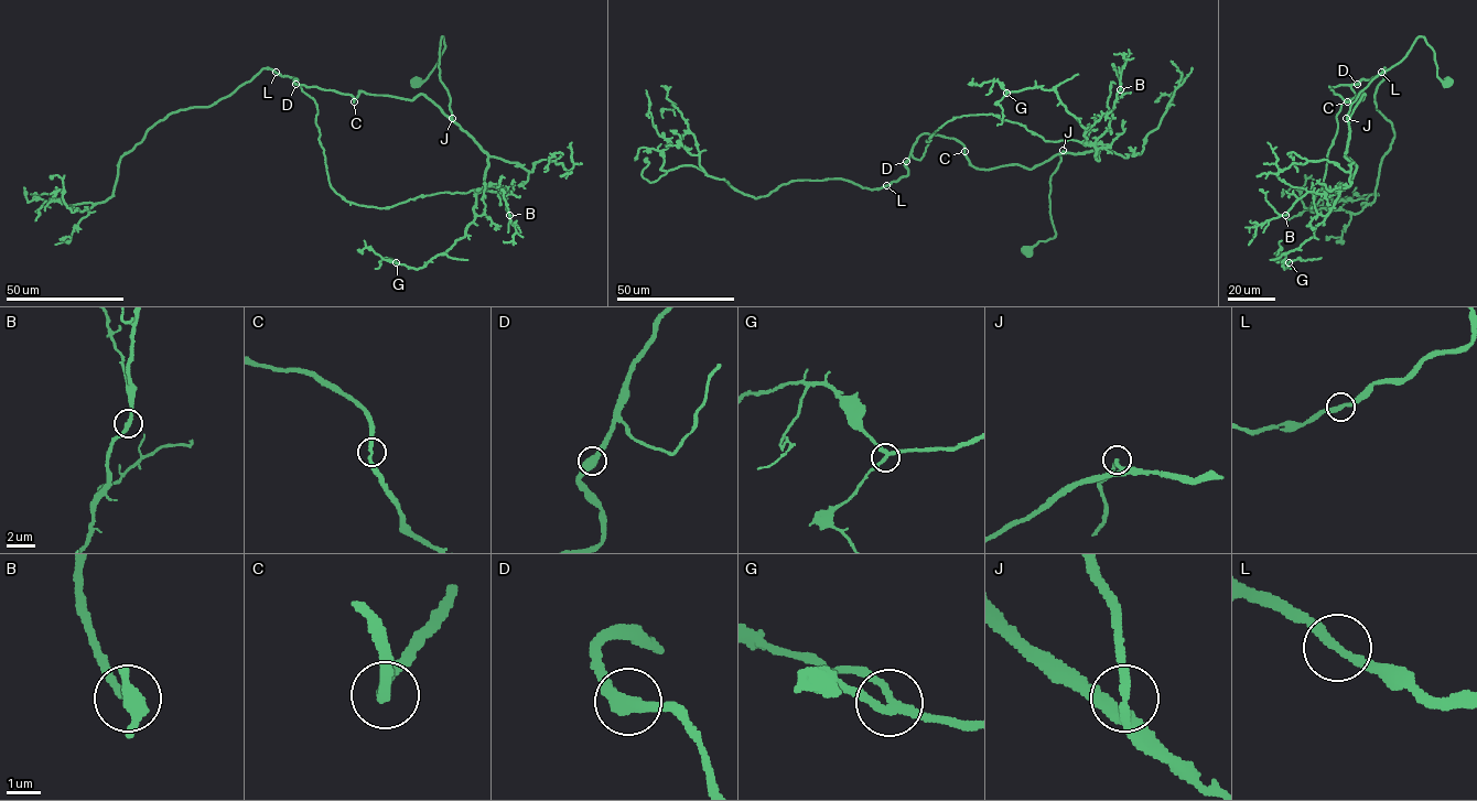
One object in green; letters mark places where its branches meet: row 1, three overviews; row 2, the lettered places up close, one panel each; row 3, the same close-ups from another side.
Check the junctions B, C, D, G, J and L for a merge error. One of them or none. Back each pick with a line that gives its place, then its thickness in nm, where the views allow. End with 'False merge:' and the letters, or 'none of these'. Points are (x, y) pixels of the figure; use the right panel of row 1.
False merge: none of these

